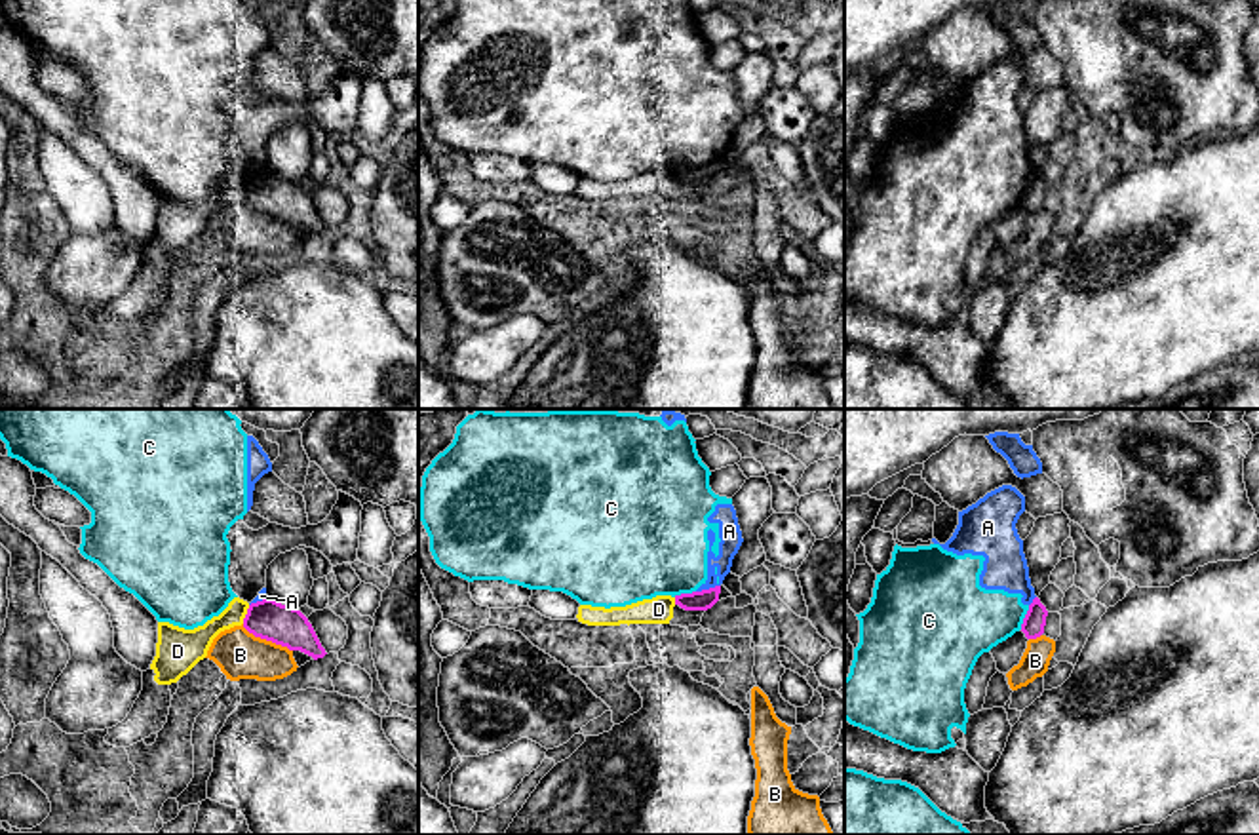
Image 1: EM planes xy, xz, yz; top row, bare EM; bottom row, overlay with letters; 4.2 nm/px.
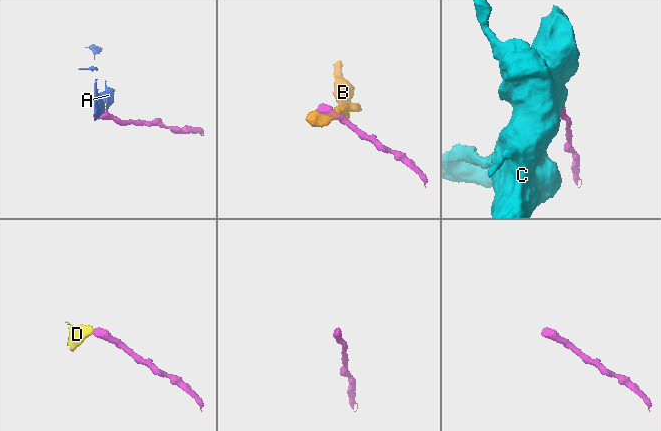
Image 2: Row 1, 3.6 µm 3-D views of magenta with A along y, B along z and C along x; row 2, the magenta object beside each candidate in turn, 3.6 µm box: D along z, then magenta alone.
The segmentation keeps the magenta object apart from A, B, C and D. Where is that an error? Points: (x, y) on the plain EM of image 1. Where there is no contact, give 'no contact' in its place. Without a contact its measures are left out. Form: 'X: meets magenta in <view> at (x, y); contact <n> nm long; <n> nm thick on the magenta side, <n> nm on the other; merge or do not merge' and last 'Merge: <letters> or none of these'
A: meets magenta in xz at (708, 164); contact 110 nm long; 90 nm thick on the magenta side, 100 nm on the other; do not merge
B: meets magenta in xy at (267, 213); contact 240 nm long; 170 nm thick on the magenta side, 200 nm on the other; do not merge
C: meets magenta in yz at (1026, 191); contact 110 nm long; 100 nm thick on the magenta side, 300 nm on the other; do not merge
D: meets magenta in xy at (246, 189); contact 90 nm long; 170 nm thick on the magenta side, 130 nm on the other; do not merge
Merge: none of these

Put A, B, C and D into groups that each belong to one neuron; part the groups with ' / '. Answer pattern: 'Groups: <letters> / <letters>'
Groups: A C / B / D

